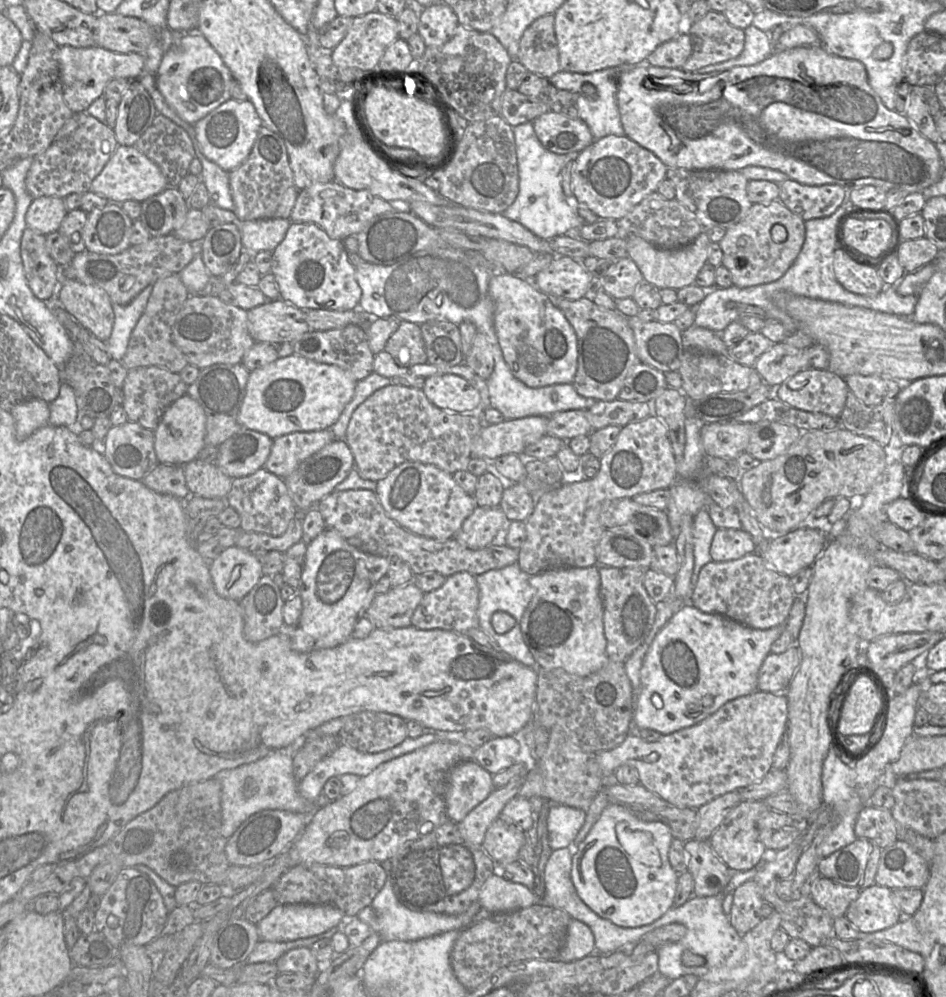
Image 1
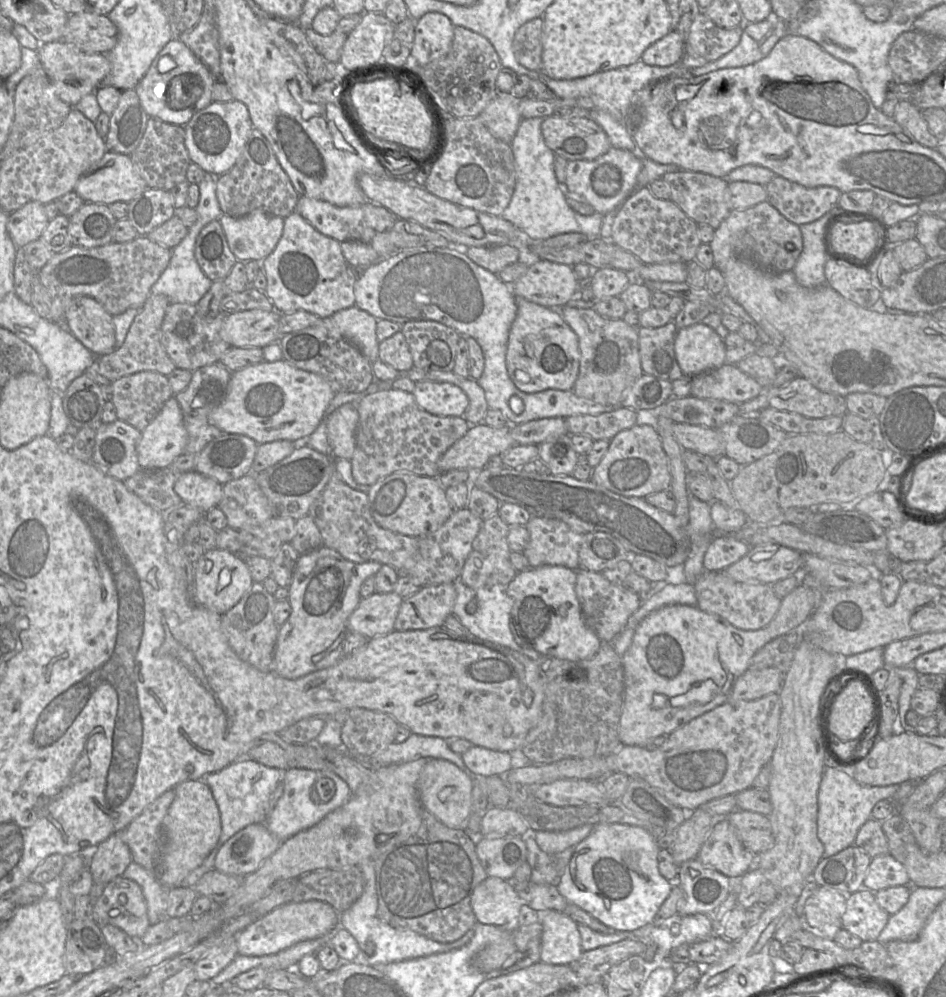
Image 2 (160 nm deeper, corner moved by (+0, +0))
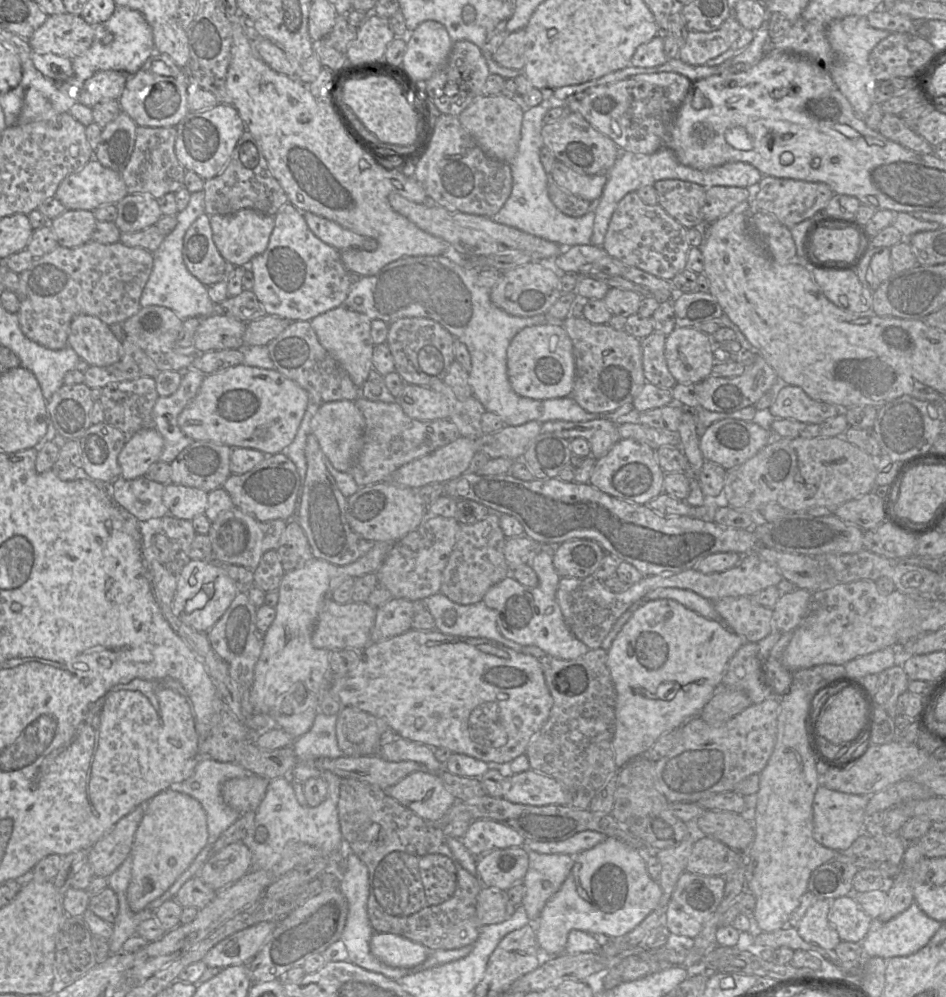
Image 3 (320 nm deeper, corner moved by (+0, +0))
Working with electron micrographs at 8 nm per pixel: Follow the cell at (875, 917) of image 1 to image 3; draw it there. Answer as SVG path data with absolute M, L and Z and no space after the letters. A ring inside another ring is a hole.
M853 895L831 901L828 918L841 941L856 943L864 940L874 921L859 906Z

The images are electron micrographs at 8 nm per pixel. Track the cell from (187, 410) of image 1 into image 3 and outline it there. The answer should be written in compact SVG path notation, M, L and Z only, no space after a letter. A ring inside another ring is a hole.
M145 426L128 436L118 455L120 477L130 480L144 476L148 468L159 461L163 446L163 437L152 426Z

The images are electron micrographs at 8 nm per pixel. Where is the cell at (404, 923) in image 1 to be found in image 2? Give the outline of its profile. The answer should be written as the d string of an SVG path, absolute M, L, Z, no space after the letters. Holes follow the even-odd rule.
M364 859L357 866L360 867L365 878L364 891L360 898L354 902L350 908L339 913L339 927L343 927L349 931L358 942L360 952L356 957L356 961L359 963L375 967L378 964L400 962L432 954L444 953L460 948L472 939L474 928L470 929L461 938L454 942L440 943L411 930L399 930L391 927L382 921L377 915L378 897L373 860ZM369 942L374 944L374 952L370 956L365 953L365 946L367 946Z

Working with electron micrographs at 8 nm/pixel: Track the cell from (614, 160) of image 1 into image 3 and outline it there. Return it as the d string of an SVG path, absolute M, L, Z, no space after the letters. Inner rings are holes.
M560 161L555 162L550 176L557 186L593 205L600 198L607 182L607 174L580 173Z

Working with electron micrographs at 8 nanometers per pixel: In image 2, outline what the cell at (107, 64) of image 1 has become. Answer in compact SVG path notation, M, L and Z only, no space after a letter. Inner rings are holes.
M61 40L41 43L37 53L43 69L55 88L56 95L72 107L87 94L95 93L111 71L111 63L106 54L85 53Z

